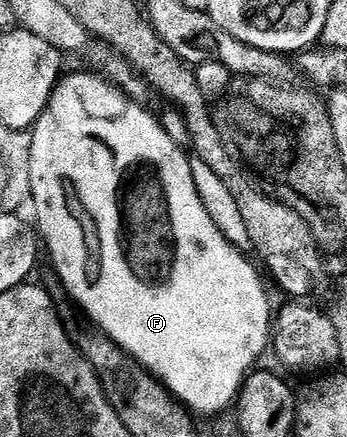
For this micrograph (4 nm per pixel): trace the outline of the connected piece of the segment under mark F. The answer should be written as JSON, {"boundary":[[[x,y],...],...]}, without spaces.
{"boundary":[[[89,72],[66,75],[54,89],[45,112],[31,128],[31,208],[37,211],[36,231],[43,241],[44,251],[46,248],[53,259],[52,271],[57,273],[65,291],[76,301],[80,311],[84,315],[86,312],[97,323],[94,325],[100,331],[106,332],[130,358],[156,376],[186,408],[197,412],[201,410],[206,414],[219,413],[236,401],[241,383],[256,365],[253,363],[264,354],[265,347],[266,350],[270,347],[271,312],[269,316],[269,296],[265,293],[265,284],[260,274],[253,269],[254,261],[249,261],[244,251],[229,242],[207,214],[195,188],[186,149],[170,138],[156,115],[152,116],[143,105],[128,100],[103,77]]]}

